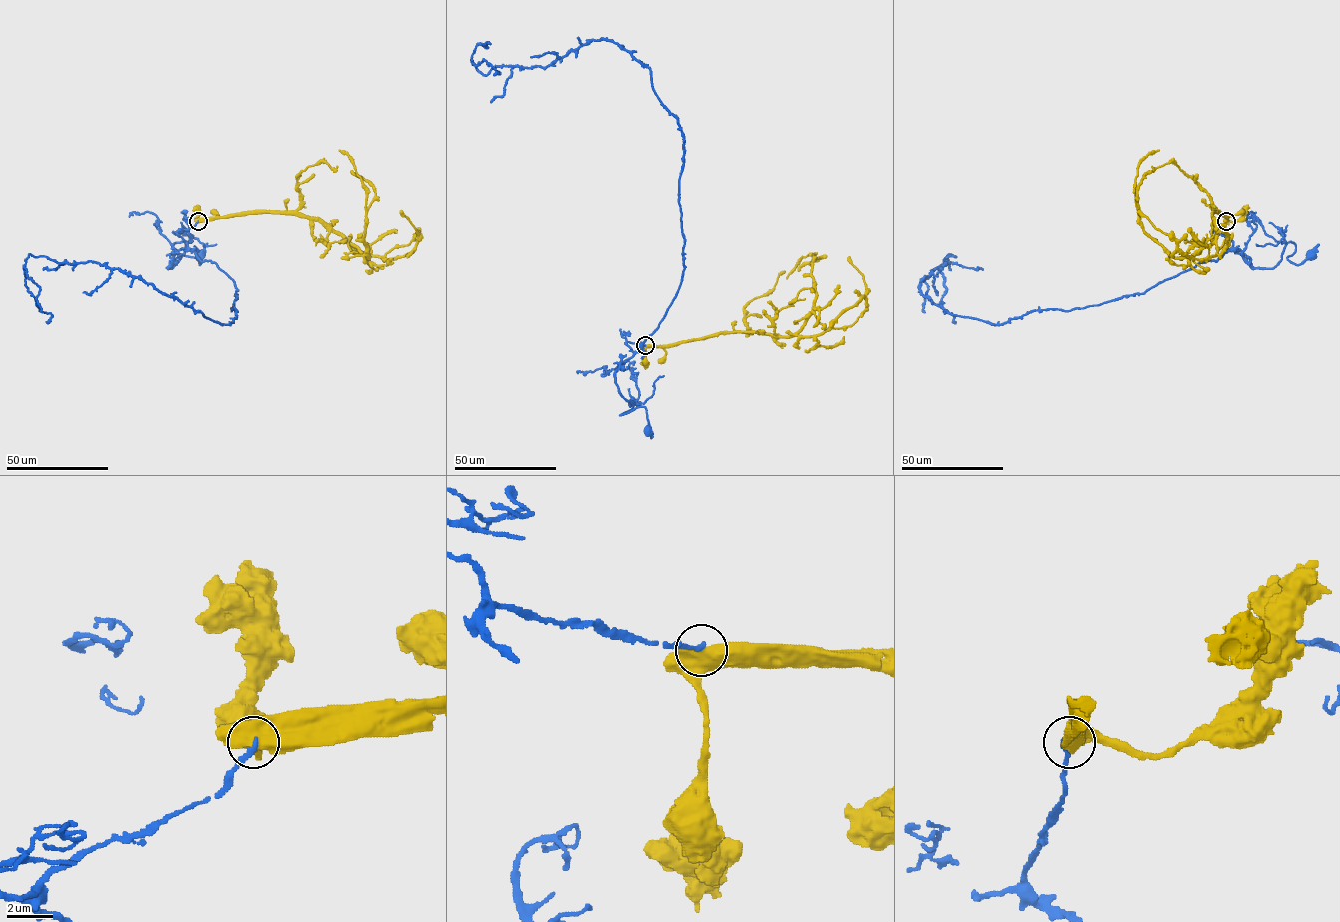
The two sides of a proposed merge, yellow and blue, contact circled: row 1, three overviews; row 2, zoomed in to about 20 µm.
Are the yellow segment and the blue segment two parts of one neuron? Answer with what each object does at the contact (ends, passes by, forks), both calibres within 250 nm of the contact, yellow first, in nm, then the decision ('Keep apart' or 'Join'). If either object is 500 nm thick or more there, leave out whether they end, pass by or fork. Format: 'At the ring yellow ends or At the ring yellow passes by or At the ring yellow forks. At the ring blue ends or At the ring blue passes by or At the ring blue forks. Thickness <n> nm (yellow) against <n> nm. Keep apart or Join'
Thickness 650 nm (yellow) against 200 nm. Keep apart

